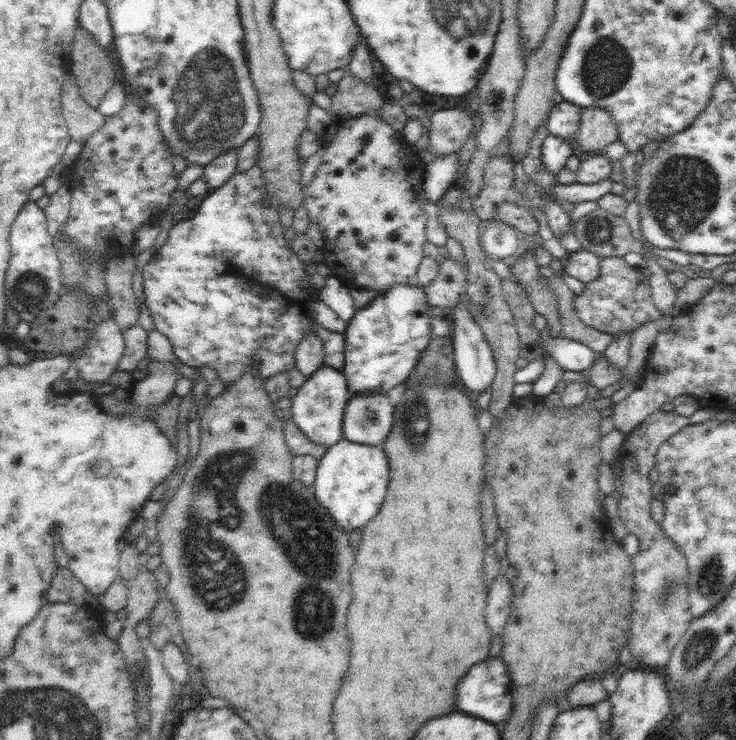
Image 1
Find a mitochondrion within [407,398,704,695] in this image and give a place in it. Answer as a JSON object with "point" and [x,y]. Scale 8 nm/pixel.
{"point":[669,603]}

